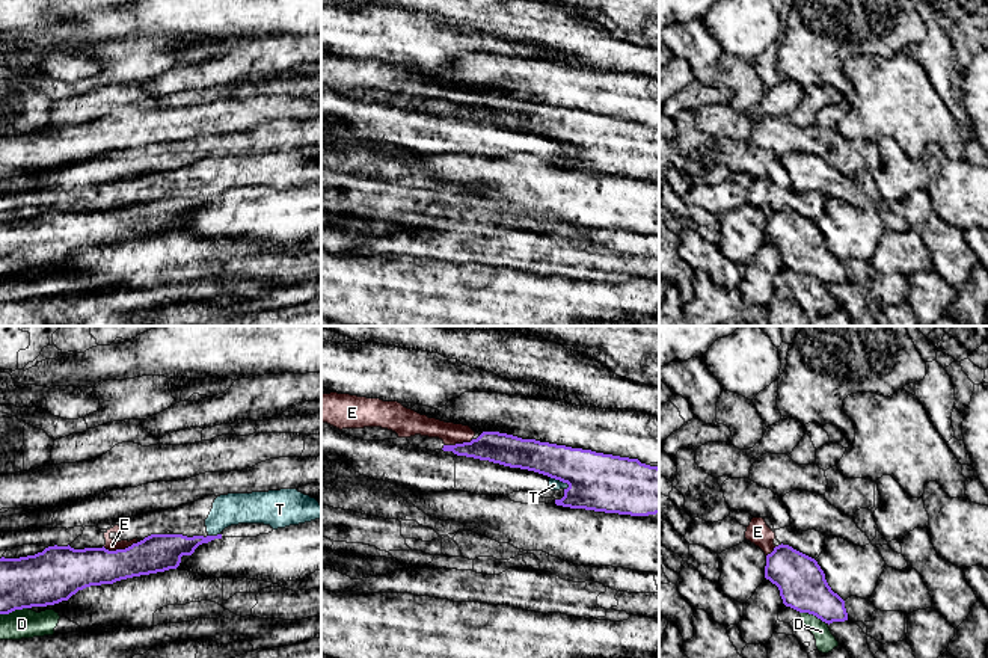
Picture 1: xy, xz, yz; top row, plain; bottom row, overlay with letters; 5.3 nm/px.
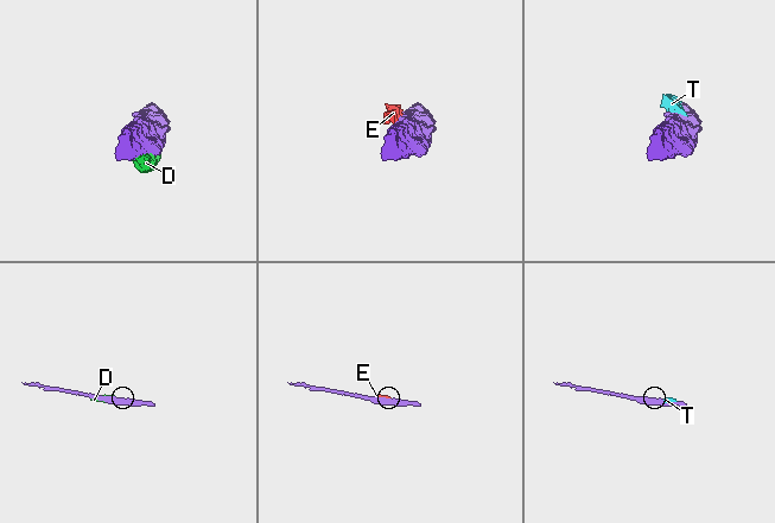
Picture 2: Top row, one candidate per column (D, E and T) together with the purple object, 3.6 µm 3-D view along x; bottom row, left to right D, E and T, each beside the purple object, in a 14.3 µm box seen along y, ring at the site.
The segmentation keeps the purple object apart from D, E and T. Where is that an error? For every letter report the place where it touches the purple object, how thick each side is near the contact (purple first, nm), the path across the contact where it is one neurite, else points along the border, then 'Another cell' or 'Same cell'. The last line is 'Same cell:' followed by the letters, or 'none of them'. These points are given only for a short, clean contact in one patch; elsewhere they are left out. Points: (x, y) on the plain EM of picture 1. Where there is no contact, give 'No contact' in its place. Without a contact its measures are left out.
D: Touches purple at xy (14, 272). Thickness 280 nm (purple) against 160 nm. Another cell
E: Touches purple at xy (119, 212). Thickness 220 nm (purple) against 60 nm. Another cell
T: Touches purple at xz (560, 142). Thickness 300 nm (purple) against 60 nm. Another cell
Same cell: none of them

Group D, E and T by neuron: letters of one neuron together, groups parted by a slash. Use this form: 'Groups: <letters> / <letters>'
Groups: D / E T

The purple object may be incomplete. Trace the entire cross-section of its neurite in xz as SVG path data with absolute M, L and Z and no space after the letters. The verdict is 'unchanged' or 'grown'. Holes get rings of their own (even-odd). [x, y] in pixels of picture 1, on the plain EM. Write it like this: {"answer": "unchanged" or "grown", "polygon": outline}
{"answer": "unchanged", "polygon": "M483 94L471 104L443 107L457 118L534 133L567 145L557 168L605 175L659 175L659 130L638 121L572 110L499 94Z"}

